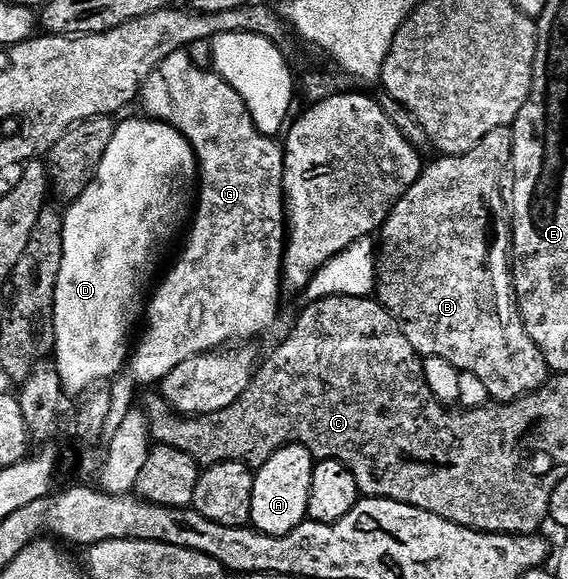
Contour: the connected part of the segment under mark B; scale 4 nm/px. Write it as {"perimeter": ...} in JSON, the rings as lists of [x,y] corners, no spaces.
{"perimeter":[[[507,127],[488,131],[486,138],[464,155],[442,155],[439,161],[429,162],[381,225],[382,246],[376,249],[376,300],[398,318],[408,343],[423,358],[439,357],[463,373],[477,375],[498,403],[535,393],[548,380],[540,347],[532,343],[518,316],[511,290],[497,285],[498,277],[490,266],[494,257],[490,250],[490,212],[494,209],[494,193],[502,189],[502,172],[507,172],[513,155],[514,130]]]}

